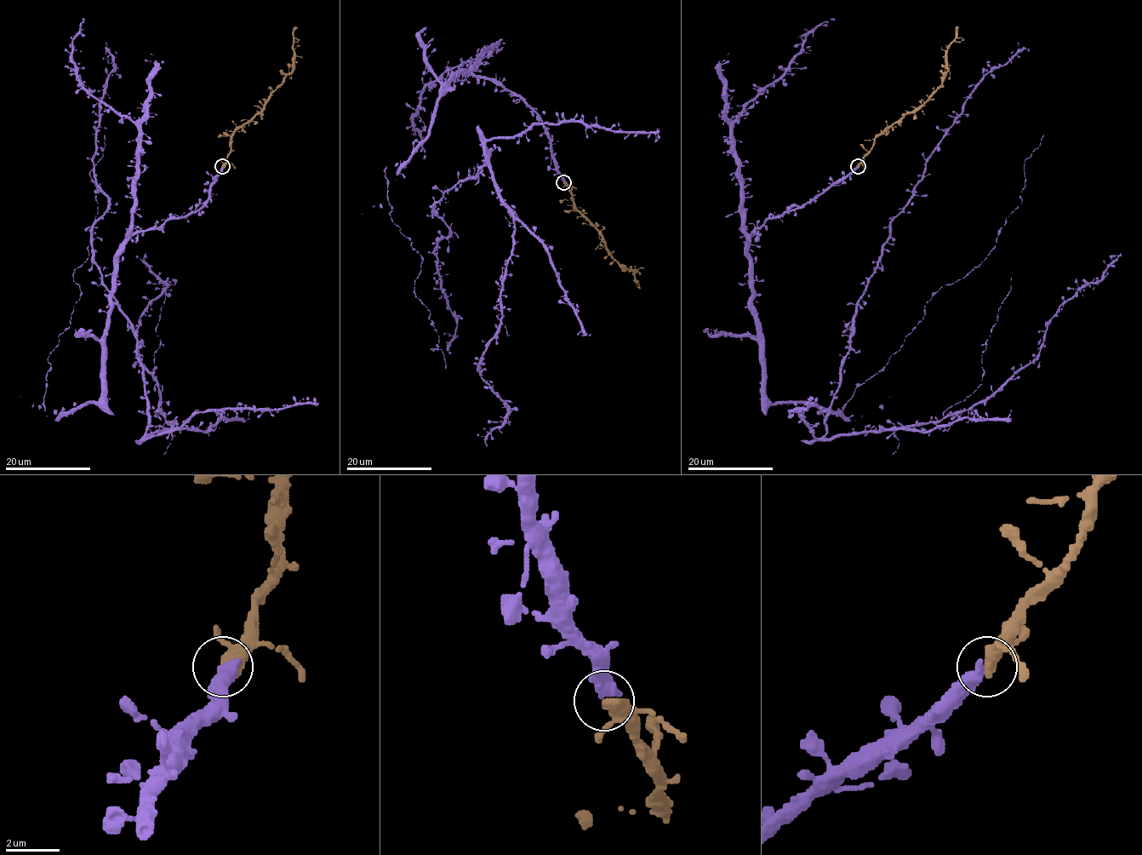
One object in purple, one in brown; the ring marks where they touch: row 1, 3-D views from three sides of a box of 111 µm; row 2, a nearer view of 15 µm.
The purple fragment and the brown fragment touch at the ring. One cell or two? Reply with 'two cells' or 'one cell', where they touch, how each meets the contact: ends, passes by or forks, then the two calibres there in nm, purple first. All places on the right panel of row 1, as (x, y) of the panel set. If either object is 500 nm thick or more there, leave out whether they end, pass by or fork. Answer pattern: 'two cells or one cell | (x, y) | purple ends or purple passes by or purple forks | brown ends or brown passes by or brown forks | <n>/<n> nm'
one cell | (858, 166) | 500/400 nm

